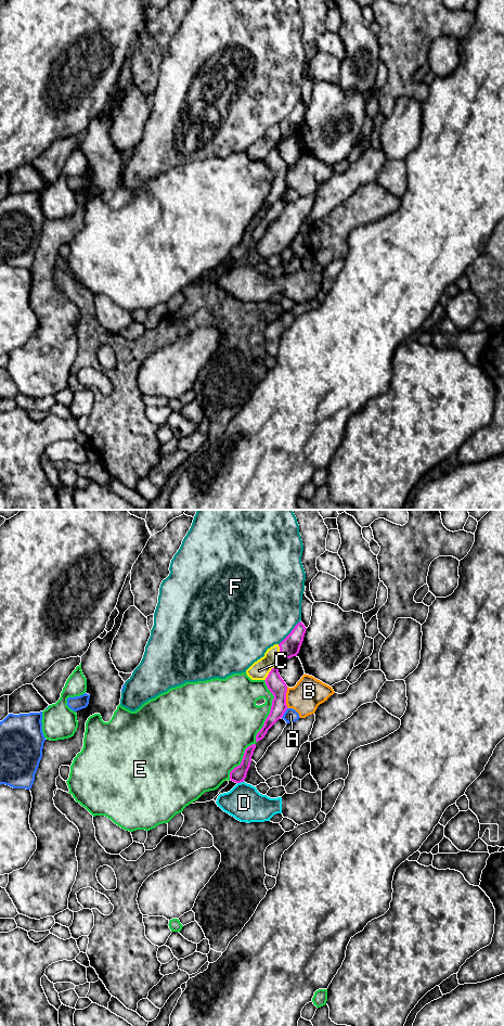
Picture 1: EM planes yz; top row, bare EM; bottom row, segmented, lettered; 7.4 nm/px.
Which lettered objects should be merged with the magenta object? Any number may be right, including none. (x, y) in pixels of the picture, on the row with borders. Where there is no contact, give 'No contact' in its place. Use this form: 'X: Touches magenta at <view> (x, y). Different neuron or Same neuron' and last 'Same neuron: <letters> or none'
A: Touches magenta at yz (284, 712). Different neuron
B: Touches magenta at yz (285, 697). Different neuron
C: Touches magenta at yz (276, 663). Different neuron
D: Touches magenta at yz (240, 782). Different neuron
E: Touches magenta at yz (258, 732). Different neuron
F: Touches magenta at yz (291, 632). Different neuron
Same neuron: none

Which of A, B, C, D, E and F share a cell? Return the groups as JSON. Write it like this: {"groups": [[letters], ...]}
{"groups": [["A"], ["B"], ["C"], ["D"], ["E"], ["F"]]}

